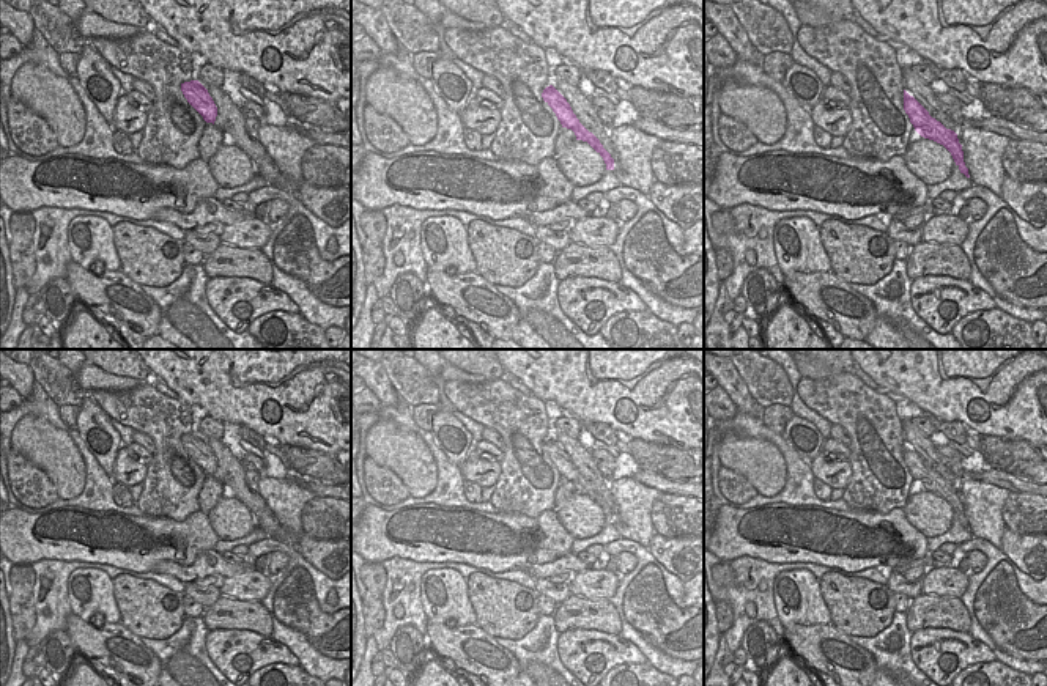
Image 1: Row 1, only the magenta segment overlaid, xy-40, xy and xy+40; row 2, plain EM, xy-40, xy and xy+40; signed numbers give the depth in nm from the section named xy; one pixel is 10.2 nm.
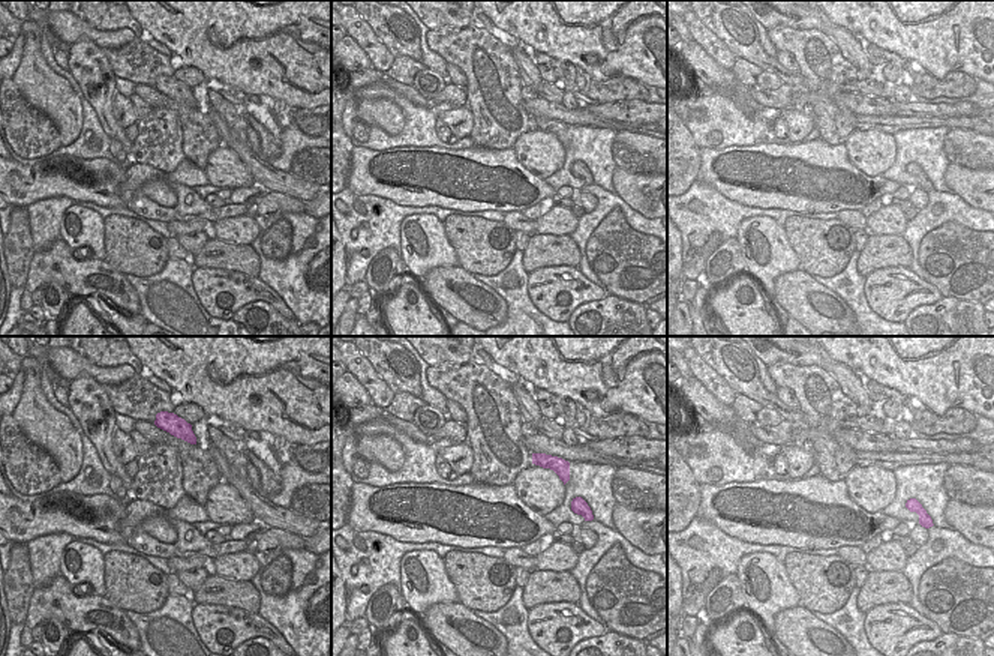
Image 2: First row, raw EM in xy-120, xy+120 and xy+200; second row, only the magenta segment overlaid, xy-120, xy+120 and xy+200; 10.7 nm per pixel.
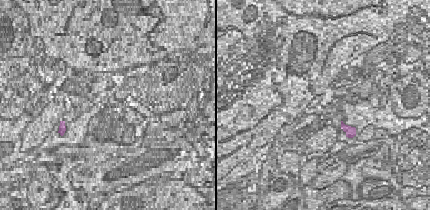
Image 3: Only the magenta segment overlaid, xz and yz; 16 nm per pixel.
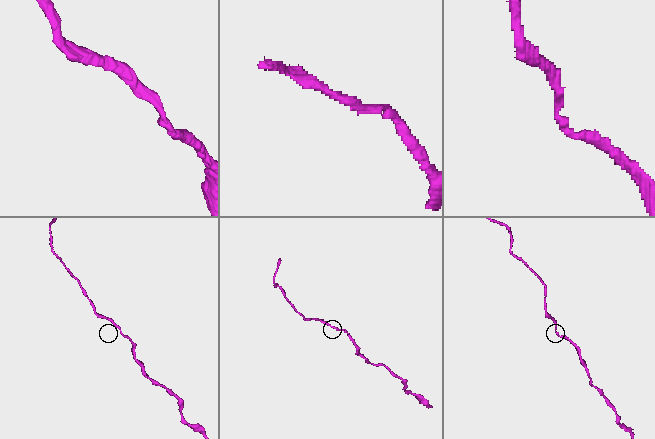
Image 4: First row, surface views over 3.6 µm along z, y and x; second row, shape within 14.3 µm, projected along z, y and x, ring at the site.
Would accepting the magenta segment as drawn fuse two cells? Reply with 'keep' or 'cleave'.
keep

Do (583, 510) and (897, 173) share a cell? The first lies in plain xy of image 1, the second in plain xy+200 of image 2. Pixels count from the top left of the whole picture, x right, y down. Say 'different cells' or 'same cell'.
different cells

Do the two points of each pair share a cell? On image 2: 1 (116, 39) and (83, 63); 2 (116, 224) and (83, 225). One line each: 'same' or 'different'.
1: different
2: different

